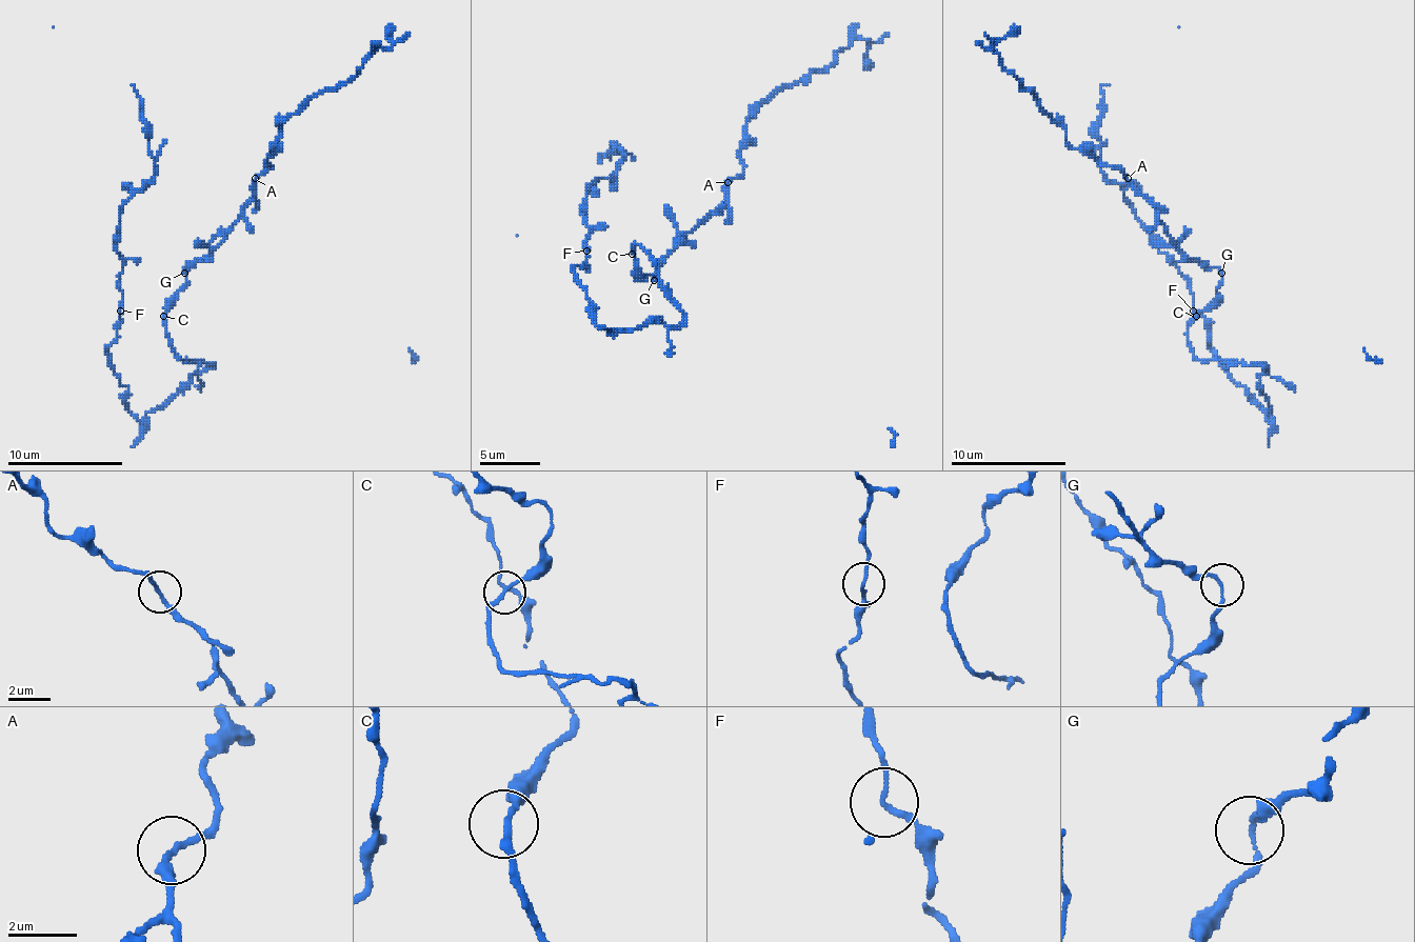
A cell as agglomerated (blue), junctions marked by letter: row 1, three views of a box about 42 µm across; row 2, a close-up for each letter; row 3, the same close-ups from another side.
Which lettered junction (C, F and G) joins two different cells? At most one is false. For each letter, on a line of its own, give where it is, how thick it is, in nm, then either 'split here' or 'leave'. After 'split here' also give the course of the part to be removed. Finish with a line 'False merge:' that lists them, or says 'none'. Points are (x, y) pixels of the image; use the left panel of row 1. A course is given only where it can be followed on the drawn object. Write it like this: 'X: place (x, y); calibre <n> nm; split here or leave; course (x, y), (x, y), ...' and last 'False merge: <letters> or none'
C: place (163, 316); calibre 170 nm; leave
F: place (120, 311); calibre 140 nm; leave
G: place (184, 273); calibre 130 nm; leave
False merge: none

